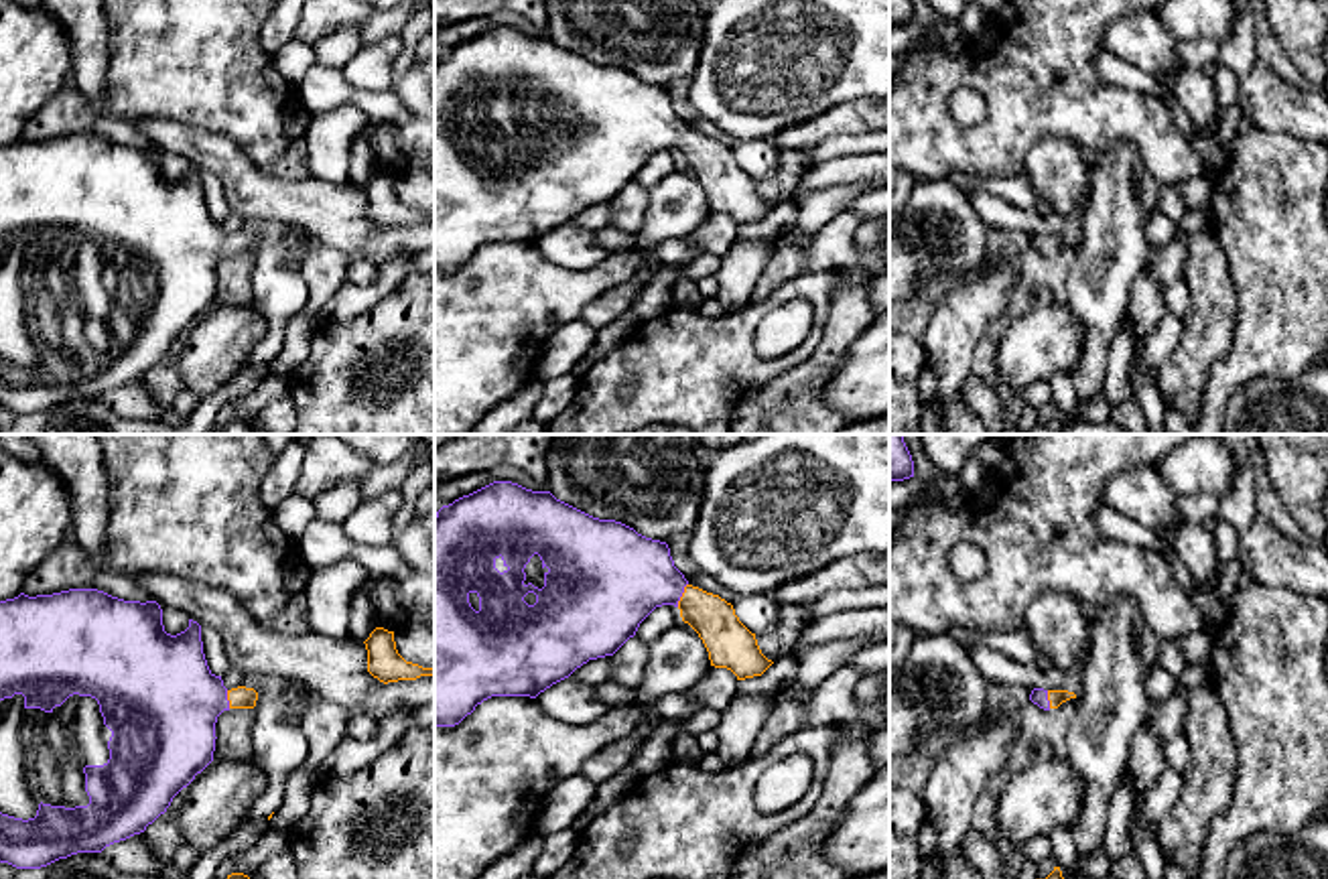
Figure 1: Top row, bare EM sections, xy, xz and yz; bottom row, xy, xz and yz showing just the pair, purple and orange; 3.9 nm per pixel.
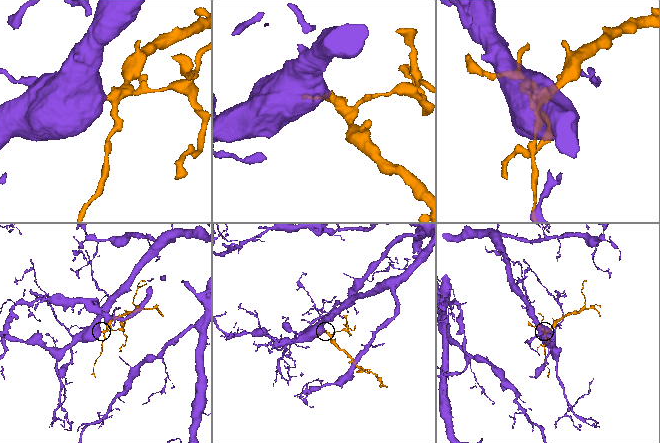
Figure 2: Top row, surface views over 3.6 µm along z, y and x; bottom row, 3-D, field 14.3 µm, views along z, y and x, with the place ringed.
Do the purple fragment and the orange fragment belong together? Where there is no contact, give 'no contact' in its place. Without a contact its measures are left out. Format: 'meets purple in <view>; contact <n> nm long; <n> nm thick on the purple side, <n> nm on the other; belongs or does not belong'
meets purple in xz; contact 100 nm long; 360 nm thick on the purple side, 180 nm on the other; belongs

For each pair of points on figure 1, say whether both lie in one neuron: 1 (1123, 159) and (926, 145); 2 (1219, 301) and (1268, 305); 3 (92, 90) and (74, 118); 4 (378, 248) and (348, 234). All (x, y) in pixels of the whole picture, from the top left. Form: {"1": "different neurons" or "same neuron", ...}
{"1": "different neurons", "2": "different neurons", "3": "different neurons", "4": "different neurons"}

